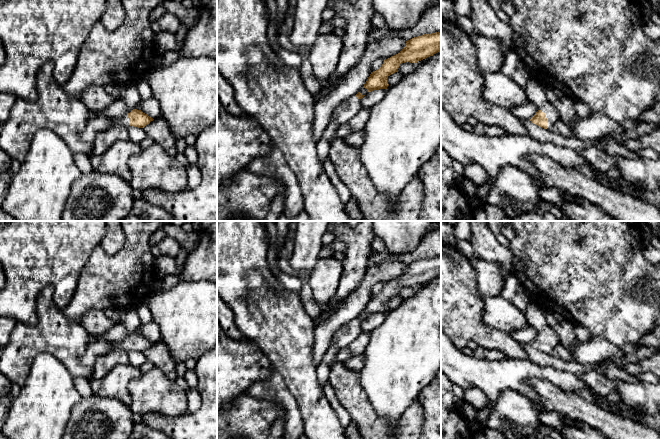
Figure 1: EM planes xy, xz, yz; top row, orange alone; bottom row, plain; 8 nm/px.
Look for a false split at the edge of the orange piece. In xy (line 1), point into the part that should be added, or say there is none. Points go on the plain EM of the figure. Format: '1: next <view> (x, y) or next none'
1: next xy (98, 347)

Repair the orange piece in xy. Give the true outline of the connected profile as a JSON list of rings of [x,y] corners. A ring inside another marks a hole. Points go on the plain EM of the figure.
[[[125,308],[119,310],[121,323],[128,331],[128,337],[123,341],[117,343],[110,343],[108,341],[97,338],[90,342],[86,348],[85,353],[80,358],[83,365],[93,367],[96,359],[112,349],[122,349],[126,352],[130,350],[144,352],[154,343],[137,334],[136,330],[141,326],[140,318],[136,308]]]

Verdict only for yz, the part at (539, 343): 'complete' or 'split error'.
split error

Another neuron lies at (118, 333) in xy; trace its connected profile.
[[[119,323],[109,329],[100,338],[110,343],[117,343],[128,338],[128,331],[122,323]]]

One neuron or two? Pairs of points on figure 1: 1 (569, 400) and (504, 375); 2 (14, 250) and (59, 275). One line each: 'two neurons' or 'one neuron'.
1: two neurons
2: one neuron

